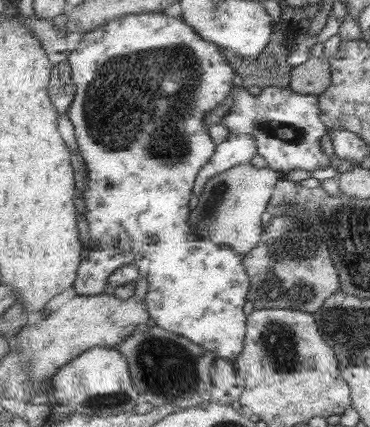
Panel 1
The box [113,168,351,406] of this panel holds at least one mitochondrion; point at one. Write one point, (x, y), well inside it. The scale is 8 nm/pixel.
(167, 369)

